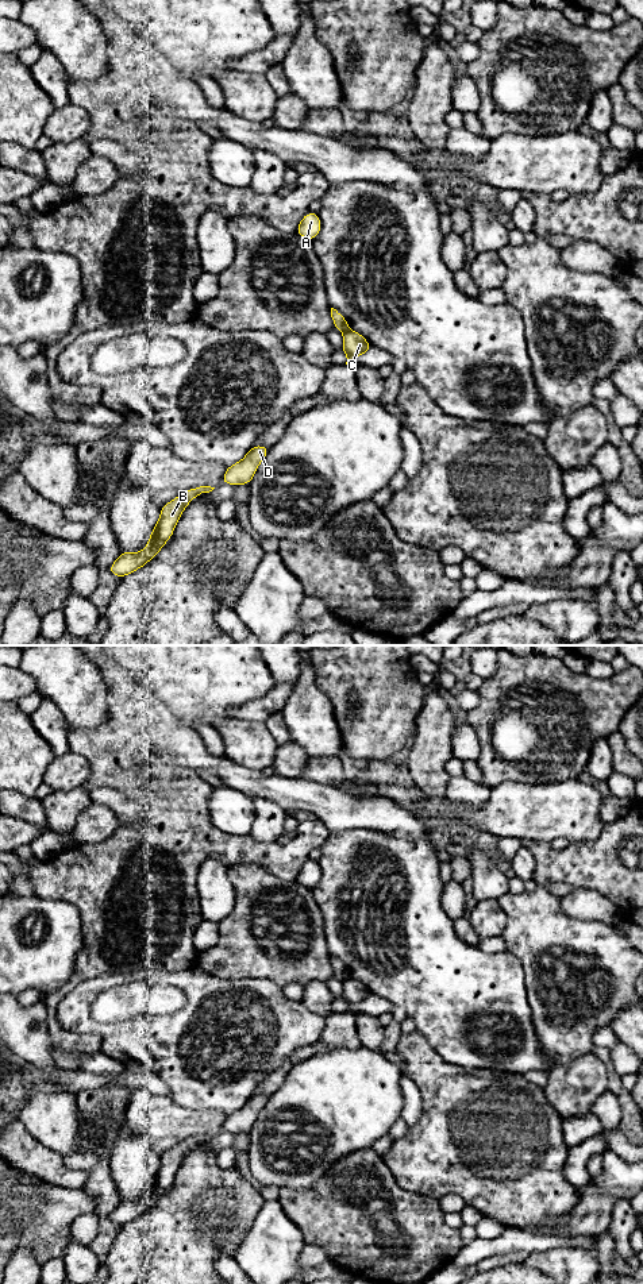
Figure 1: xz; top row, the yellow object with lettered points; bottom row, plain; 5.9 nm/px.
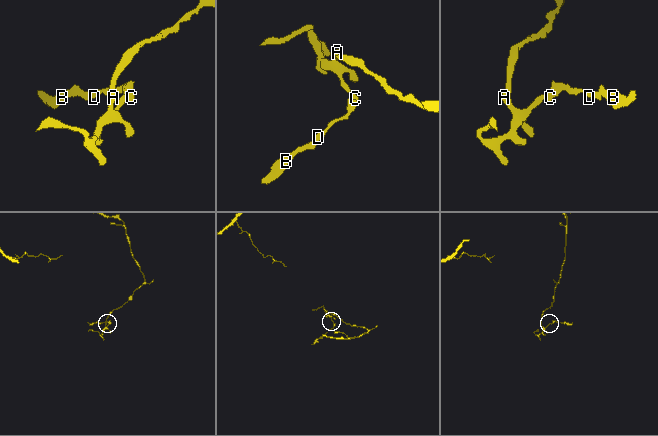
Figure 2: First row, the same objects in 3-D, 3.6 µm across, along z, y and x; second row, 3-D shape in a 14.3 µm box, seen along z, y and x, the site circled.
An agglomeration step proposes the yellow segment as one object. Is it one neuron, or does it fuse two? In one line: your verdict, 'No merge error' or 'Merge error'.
Merge error

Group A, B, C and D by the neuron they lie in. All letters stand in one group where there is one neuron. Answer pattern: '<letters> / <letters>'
A / B C D

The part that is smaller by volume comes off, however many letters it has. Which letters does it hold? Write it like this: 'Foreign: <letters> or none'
Foreign: B, C, D

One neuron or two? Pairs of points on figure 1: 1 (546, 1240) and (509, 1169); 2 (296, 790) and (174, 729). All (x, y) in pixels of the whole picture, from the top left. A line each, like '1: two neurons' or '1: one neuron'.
1: two neurons
2: one neuron

